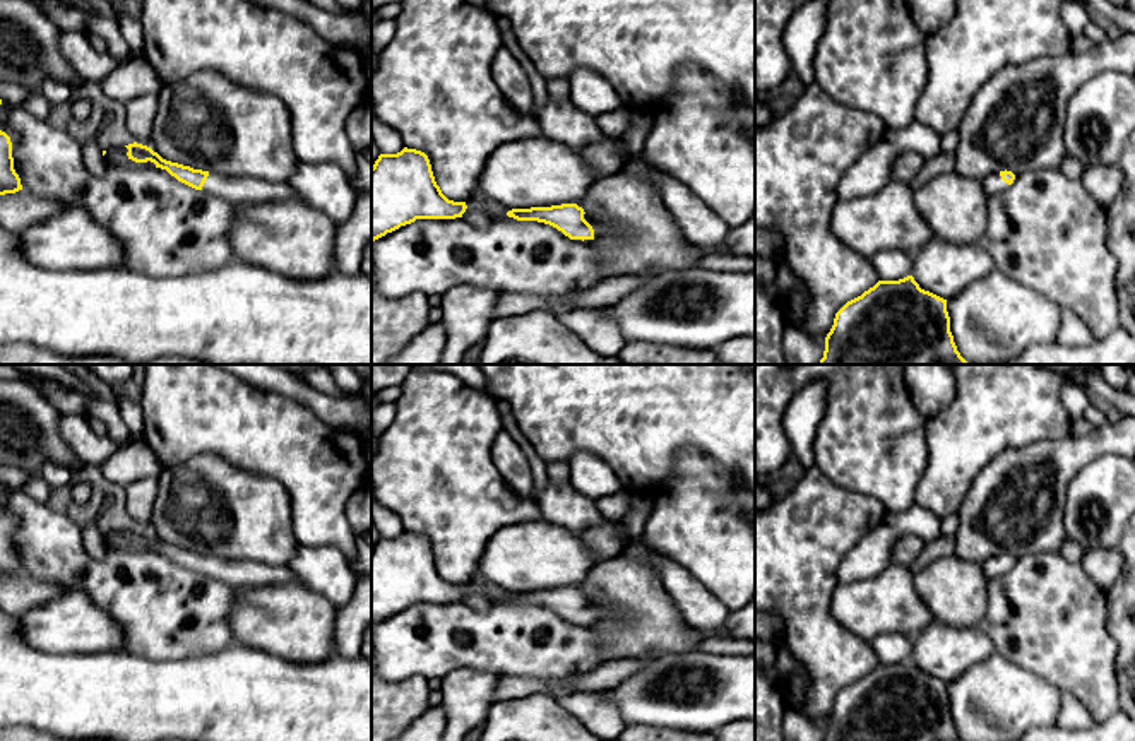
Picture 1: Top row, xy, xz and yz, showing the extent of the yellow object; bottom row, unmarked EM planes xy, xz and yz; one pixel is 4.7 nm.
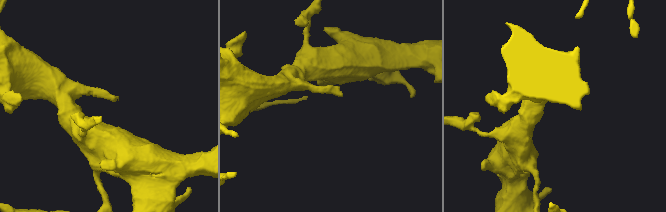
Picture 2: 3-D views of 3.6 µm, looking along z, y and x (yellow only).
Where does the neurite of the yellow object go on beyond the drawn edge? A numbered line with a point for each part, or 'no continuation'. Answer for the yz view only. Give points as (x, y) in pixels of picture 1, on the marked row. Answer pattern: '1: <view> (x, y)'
1: yz (992, 183)

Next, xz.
1: xz (600, 231)

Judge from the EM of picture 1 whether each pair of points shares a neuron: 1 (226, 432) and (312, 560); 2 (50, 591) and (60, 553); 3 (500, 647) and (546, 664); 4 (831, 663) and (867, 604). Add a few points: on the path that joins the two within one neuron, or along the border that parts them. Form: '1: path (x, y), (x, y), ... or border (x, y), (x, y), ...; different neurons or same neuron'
1: border (302, 545), (336, 546), (341, 551); different neurons
2: border (23, 572), (41, 582), (60, 584), (67, 591); different neurons
3: path (512, 647), (529, 647), (534, 652); same neuron
4: border (831, 594), (831, 613), (848, 630), (868, 642); different neurons

